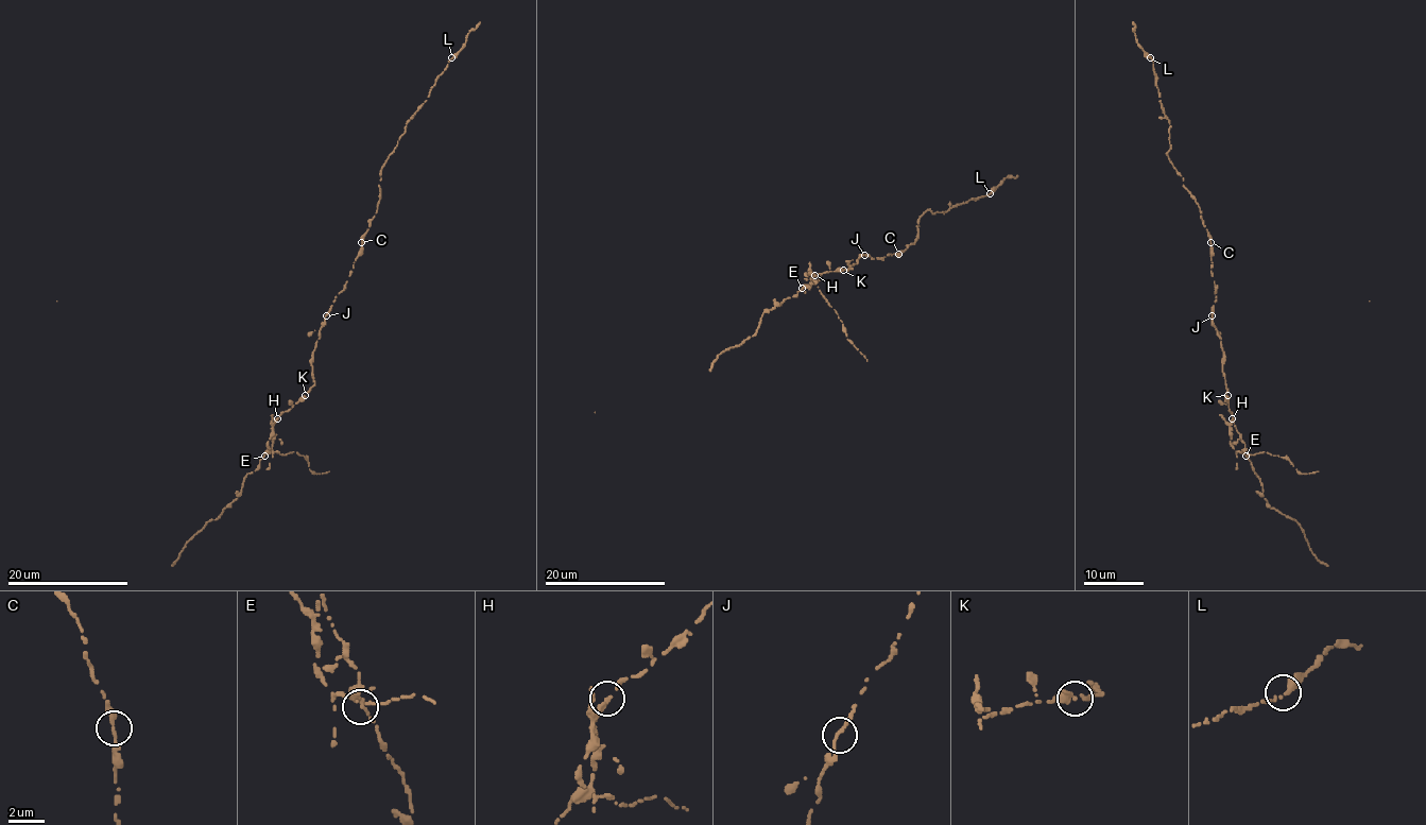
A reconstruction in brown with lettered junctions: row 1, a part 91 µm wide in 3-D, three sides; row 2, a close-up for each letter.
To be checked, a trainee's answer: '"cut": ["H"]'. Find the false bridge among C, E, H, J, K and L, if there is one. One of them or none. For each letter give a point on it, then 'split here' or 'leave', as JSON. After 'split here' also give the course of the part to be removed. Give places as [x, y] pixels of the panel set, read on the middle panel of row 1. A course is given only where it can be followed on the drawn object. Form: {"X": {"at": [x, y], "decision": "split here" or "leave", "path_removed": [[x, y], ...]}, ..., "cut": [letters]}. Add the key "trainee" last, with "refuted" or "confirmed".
{"C": {"at": [898, 254], "decision": "leave"}, "E": {"at": [802, 288], "decision": "leave"}, "H": {"at": [814, 275], "decision": "split here", "path_removed": [[814, 274], [805, 273], [836, 310], [847, 339], [868, 360]]}, "J": {"at": [864, 255], "decision": "leave"}, "K": {"at": [843, 270], "decision": "leave"}, "L": {"at": [990, 193], "decision": "leave"}, "cut": ["H"], "trainee": "confirmed"}

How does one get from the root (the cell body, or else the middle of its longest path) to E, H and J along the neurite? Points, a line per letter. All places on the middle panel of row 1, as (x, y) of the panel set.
E: (844, 269), (810, 273), (811, 287), (802, 288)
H: (844, 269), (814, 274)
J: (844, 269), (852, 269), (848, 265), (857, 263), (857, 259), (864, 255)

